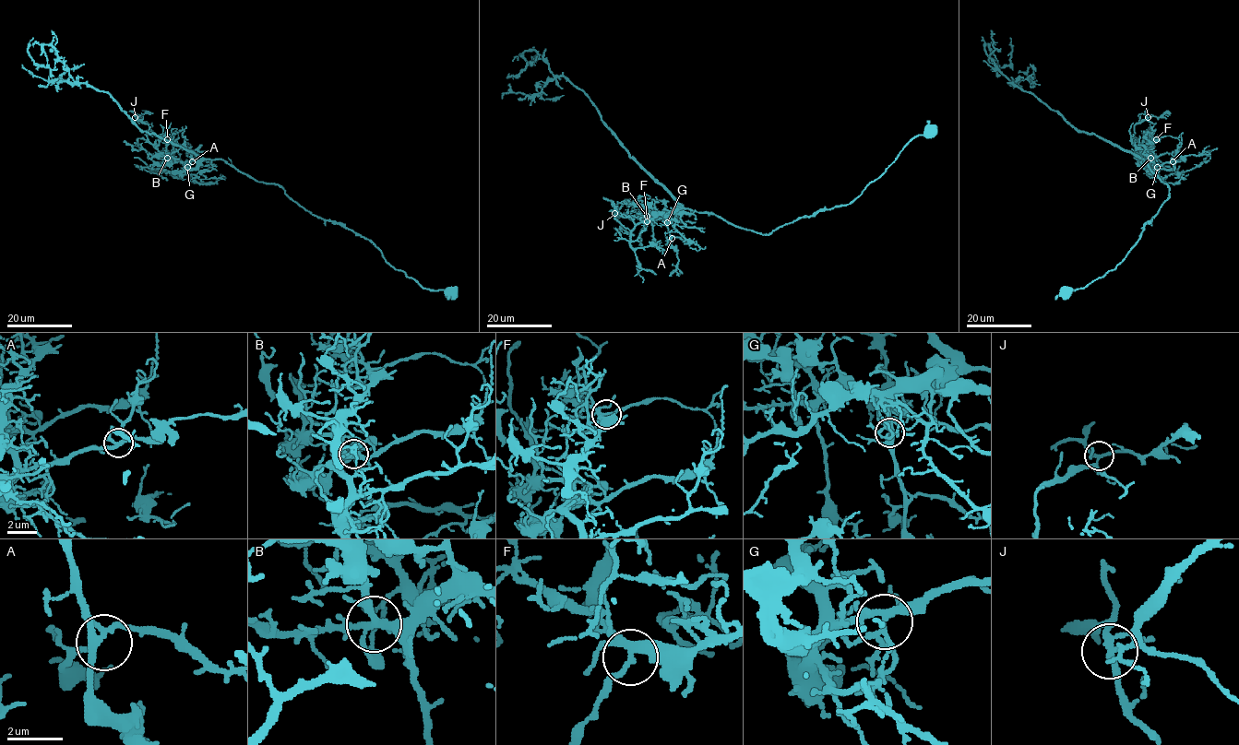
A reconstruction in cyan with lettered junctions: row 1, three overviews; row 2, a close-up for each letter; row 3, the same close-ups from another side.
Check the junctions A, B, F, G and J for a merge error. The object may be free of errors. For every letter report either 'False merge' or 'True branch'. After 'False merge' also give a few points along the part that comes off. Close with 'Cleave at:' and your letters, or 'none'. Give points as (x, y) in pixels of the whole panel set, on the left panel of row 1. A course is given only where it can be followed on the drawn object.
A: True branch
B: True branch
F: True branch
G: True branch
J: False merge. Course of the part to remove: (135, 117), (153, 113)
Cleave at: J

